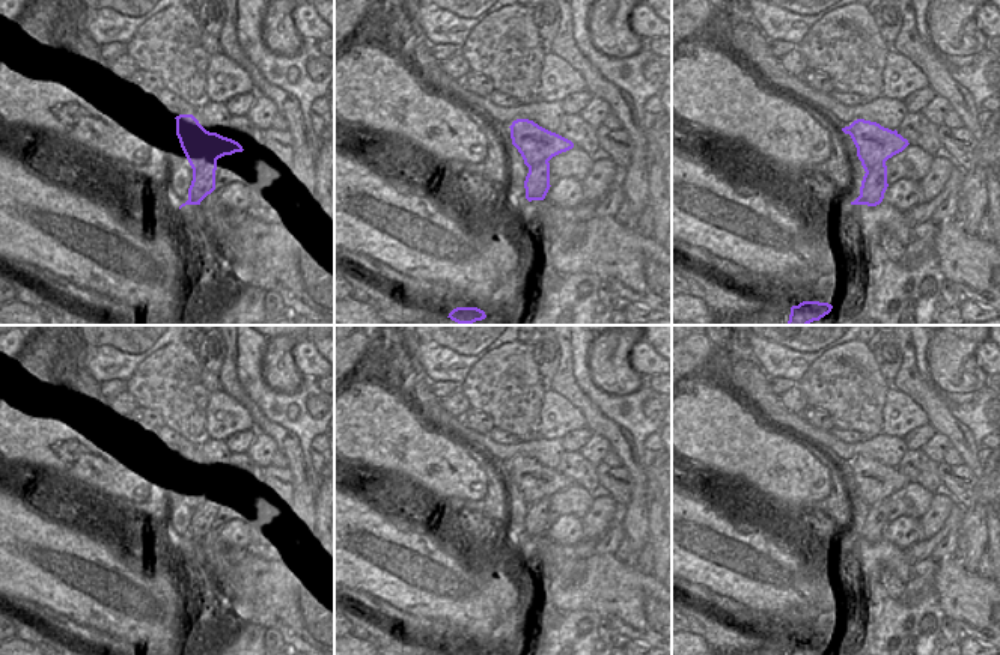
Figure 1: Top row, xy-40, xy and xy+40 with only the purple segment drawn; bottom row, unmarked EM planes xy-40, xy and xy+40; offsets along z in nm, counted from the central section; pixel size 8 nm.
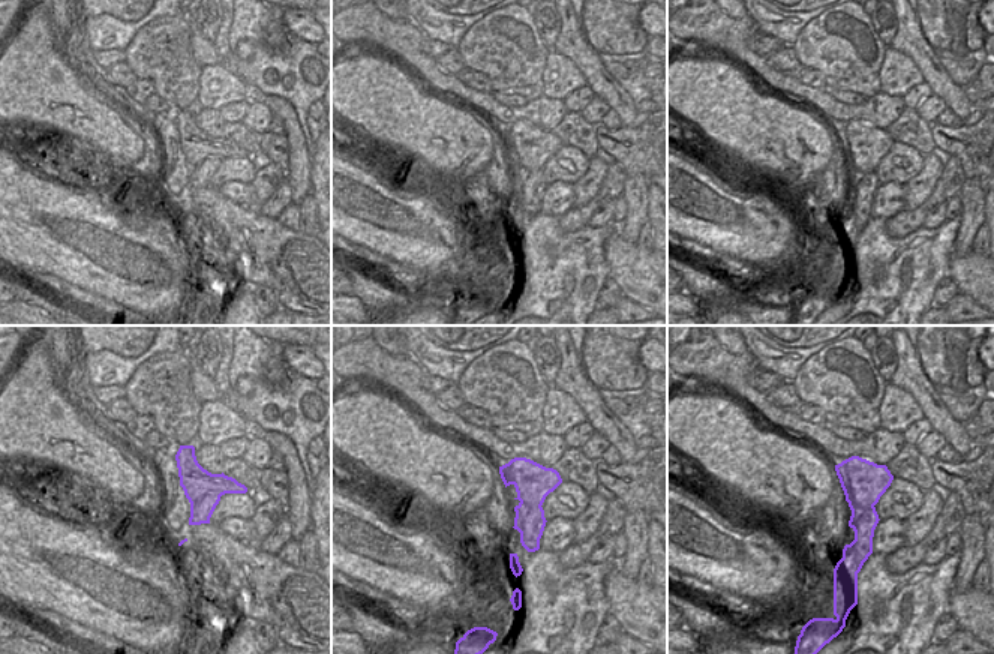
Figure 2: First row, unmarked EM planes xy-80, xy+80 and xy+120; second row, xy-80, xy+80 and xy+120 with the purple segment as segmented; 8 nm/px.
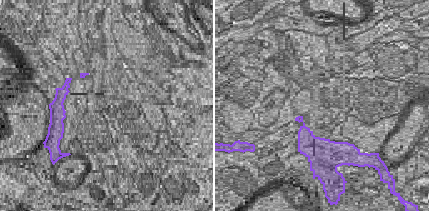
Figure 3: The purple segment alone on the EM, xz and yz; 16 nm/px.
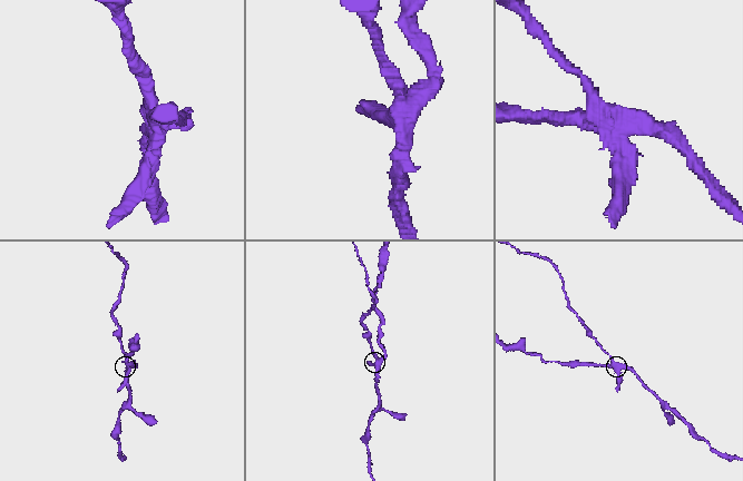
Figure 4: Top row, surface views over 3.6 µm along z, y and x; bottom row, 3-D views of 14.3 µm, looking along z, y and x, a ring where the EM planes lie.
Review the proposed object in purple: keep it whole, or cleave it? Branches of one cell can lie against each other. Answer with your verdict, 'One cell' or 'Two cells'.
Two cells.

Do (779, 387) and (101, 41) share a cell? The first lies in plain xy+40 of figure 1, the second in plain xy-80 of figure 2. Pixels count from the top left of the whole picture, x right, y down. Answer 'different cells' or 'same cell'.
different cells

